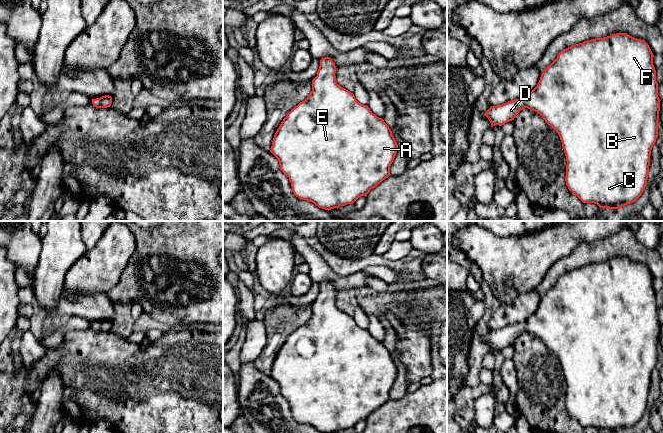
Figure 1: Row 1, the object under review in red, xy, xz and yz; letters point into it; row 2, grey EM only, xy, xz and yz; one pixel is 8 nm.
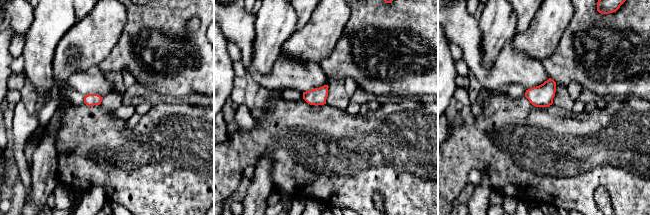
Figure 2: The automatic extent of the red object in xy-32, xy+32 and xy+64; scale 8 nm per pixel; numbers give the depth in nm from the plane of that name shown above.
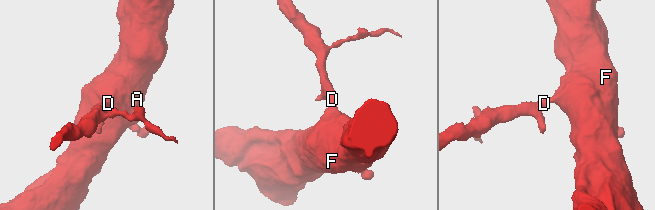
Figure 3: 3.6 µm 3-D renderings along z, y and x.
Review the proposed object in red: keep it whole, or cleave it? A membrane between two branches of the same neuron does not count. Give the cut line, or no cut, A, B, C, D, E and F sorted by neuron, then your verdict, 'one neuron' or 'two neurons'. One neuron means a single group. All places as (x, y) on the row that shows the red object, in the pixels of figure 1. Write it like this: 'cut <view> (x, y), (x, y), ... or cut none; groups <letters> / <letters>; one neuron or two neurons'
cut none; groups A B C D E F; one neuron

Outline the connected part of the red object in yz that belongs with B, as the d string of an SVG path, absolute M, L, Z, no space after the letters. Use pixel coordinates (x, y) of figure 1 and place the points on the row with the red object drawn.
M616 33L604 38L595 38L583 43L574 44L558 54L557 58L542 72L537 86L525 98L511 100L498 106L491 106L485 112L485 116L489 119L491 127L493 127L495 125L502 126L514 120L516 115L524 108L540 114L545 122L558 133L562 142L567 161L565 181L568 189L583 203L594 203L600 208L621 208L622 206L635 202L647 186L651 150L658 137L661 100L658 97L658 83L656 81L653 57L654 55L649 45L644 40L634 38L627 33Z

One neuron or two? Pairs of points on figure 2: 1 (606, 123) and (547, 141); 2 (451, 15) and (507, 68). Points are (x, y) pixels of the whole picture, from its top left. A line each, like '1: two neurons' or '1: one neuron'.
1: one neuron
2: one neuron

